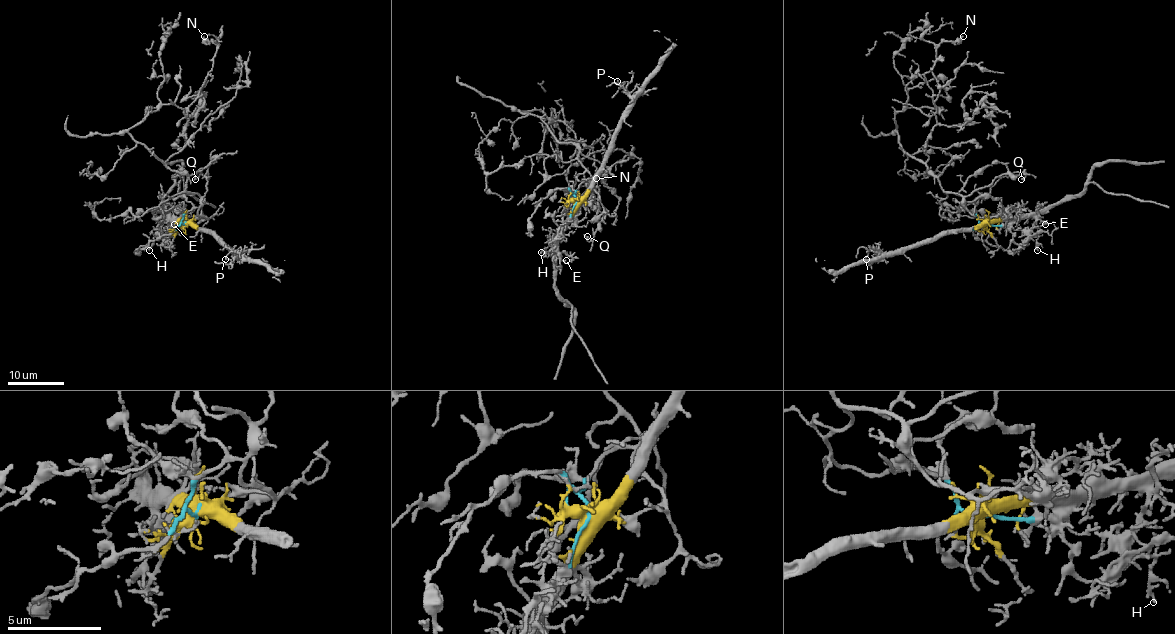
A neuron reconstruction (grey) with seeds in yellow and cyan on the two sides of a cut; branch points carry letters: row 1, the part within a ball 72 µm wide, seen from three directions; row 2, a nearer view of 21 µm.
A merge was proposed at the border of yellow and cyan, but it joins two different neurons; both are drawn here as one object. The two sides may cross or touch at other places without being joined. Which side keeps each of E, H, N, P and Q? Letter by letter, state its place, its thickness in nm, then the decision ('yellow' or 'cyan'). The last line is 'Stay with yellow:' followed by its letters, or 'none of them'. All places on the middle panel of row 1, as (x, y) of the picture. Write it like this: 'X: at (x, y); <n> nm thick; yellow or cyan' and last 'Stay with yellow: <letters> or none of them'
E: at (566, 260); 170 nm thick; yellow
H: at (541, 252); 180 nm thick; yellow
N: at (596, 178); 200 nm thick; cyan
P: at (617, 81); 140 nm thick; yellow
Q: at (587, 236); 140 nm thick; cyan
Stay with yellow: E, H, P

